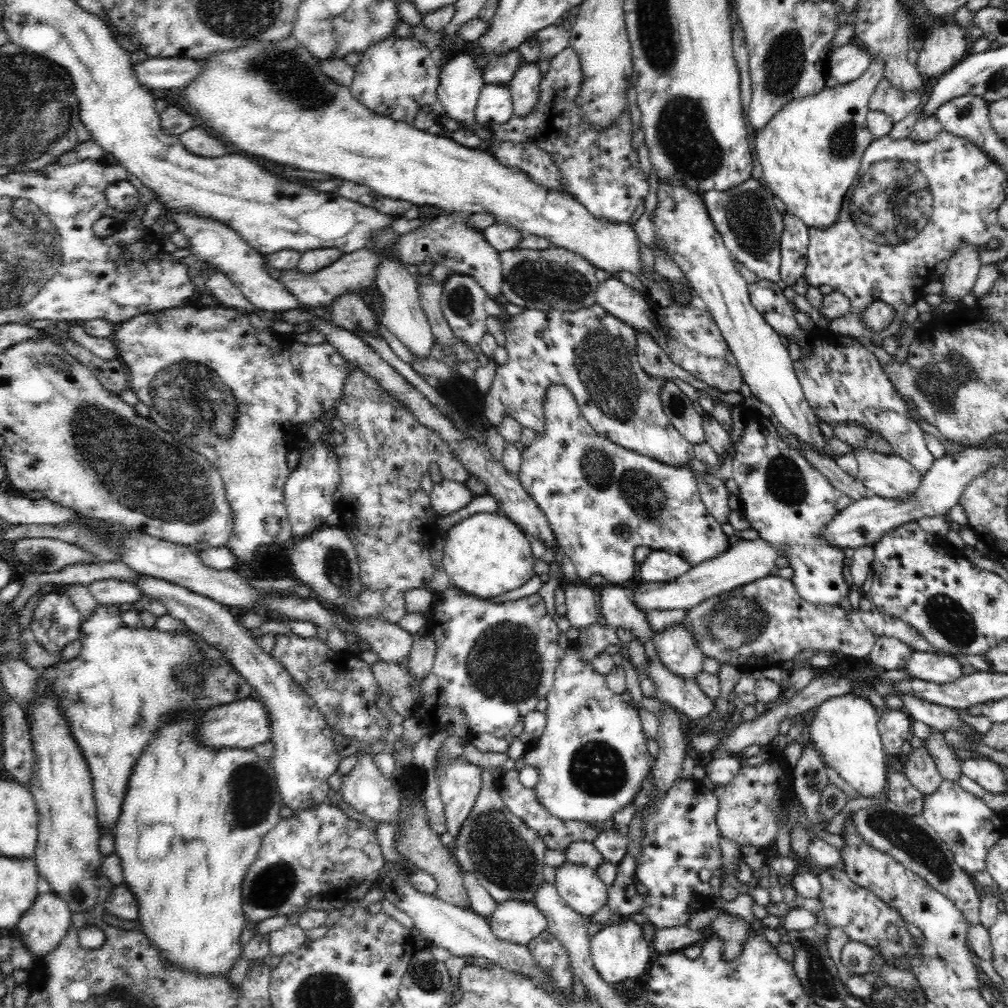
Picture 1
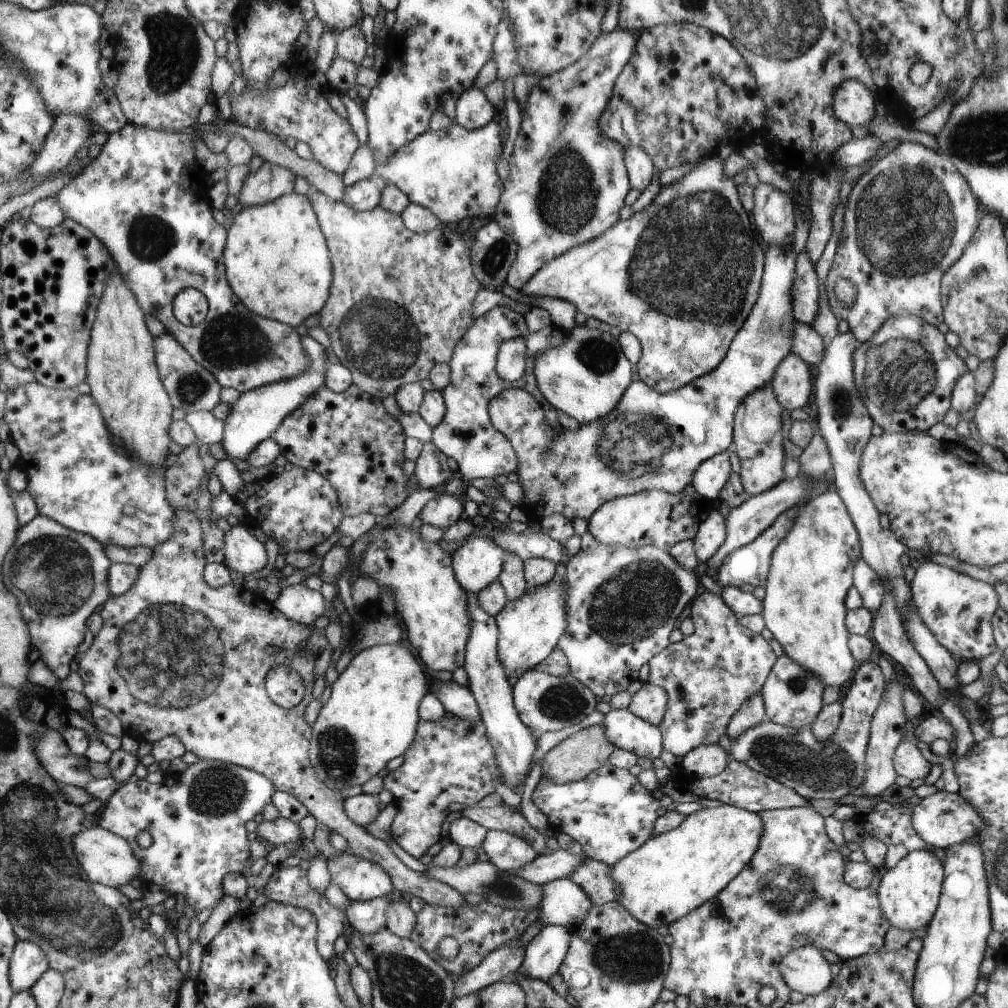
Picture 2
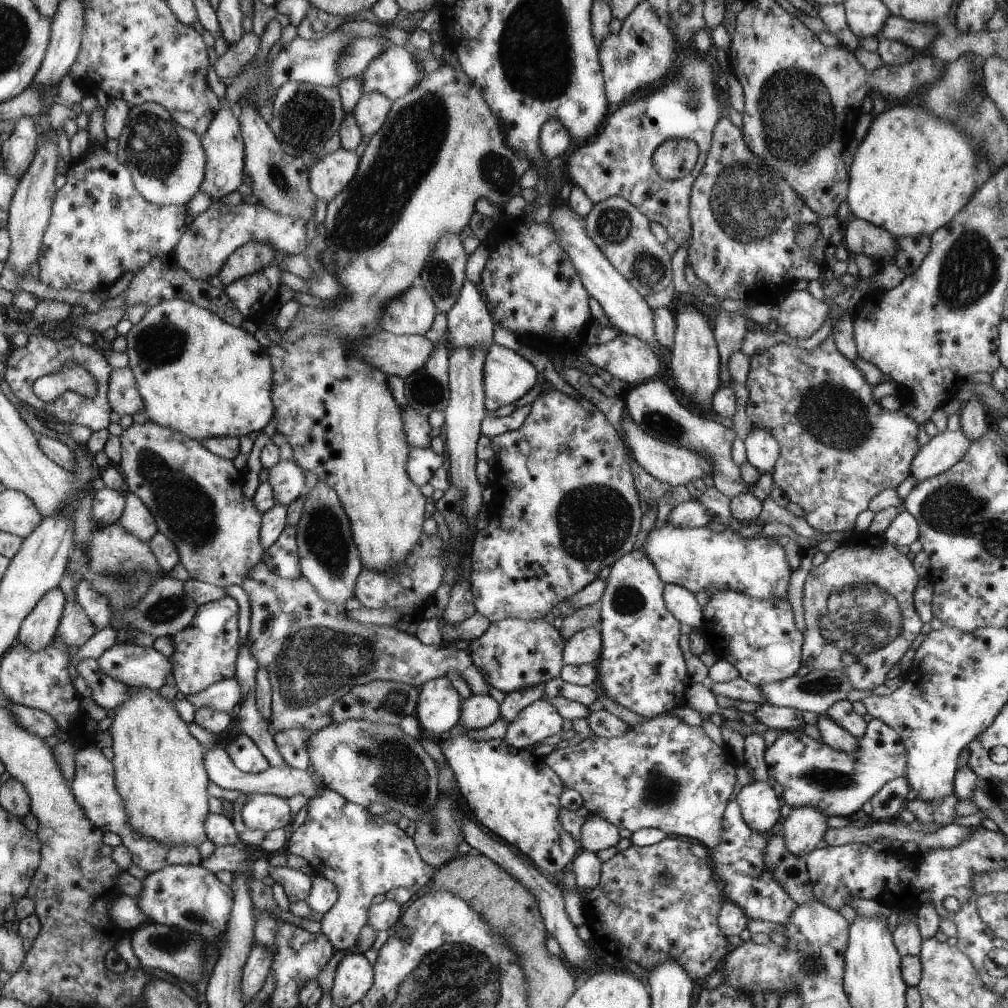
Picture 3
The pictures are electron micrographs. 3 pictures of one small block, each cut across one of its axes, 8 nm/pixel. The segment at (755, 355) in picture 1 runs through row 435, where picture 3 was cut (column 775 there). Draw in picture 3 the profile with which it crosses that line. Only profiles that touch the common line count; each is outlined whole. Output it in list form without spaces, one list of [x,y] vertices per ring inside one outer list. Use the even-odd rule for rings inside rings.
[[[772,781],[751,782],[745,785],[736,798],[743,811],[744,822],[756,832],[770,833],[779,822],[780,802]]]

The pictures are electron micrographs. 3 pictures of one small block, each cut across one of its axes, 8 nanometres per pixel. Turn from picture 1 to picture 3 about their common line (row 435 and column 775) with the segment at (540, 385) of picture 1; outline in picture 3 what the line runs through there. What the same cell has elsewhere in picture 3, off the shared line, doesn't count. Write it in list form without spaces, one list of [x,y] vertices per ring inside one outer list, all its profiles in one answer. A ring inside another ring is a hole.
[[[720,590],[703,608],[707,644],[718,659],[736,666],[740,678],[754,686],[780,682],[794,676],[802,666],[805,634],[796,628],[794,610],[788,599],[756,600],[742,592]]]

